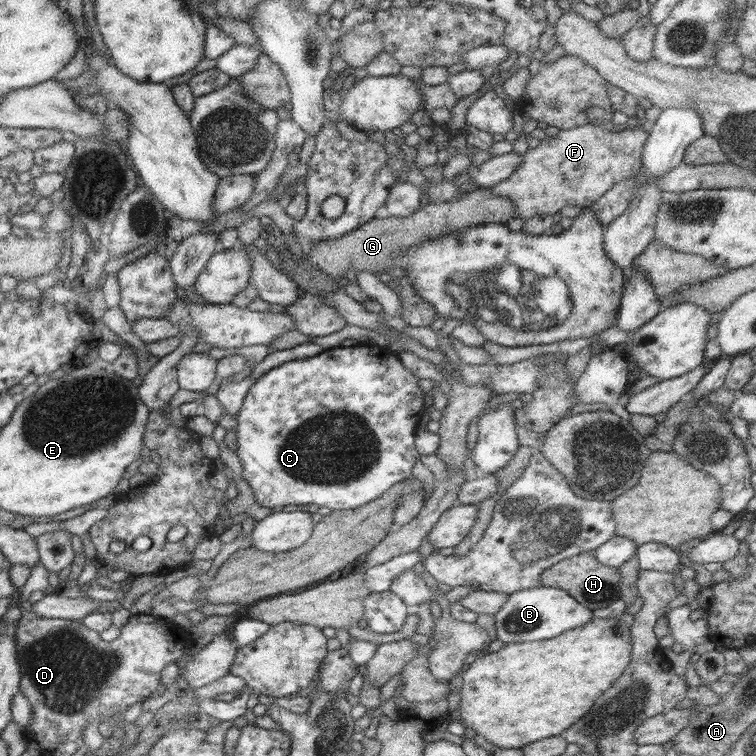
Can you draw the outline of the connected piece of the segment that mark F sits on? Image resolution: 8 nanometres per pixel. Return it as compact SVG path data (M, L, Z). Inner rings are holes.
M590 122L568 130L559 129L553 137L546 136L537 148L529 148L521 156L521 162L508 180L492 187L494 196L506 196L512 200L516 214L522 220L536 215L555 215L564 206L591 207L597 198L612 189L618 182L638 173L643 166L643 151L648 138L648 131L639 124L634 129L614 131L605 129L600 123Z

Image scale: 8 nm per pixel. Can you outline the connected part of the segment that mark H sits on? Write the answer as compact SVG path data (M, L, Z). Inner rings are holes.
M594 551L581 553L569 560L558 562L555 566L543 571L542 585L561 588L572 594L578 603L591 607L606 607L614 600L621 598L619 570L598 562Z

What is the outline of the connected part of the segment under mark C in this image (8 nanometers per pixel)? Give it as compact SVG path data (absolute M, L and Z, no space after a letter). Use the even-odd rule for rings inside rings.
M358 344L350 347L334 347L323 350L312 358L302 360L290 360L284 362L272 370L268 370L256 379L250 386L246 400L238 413L237 439L238 447L236 455L242 464L242 478L248 482L254 491L254 497L259 506L273 509L288 505L310 505L327 507L332 511L354 509L358 506L369 504L372 500L382 497L396 483L412 477L412 467L418 462L421 454L415 447L415 436L419 428L419 421L426 411L424 398L426 394L418 386L416 377L400 361L400 357L392 350L375 344Z

